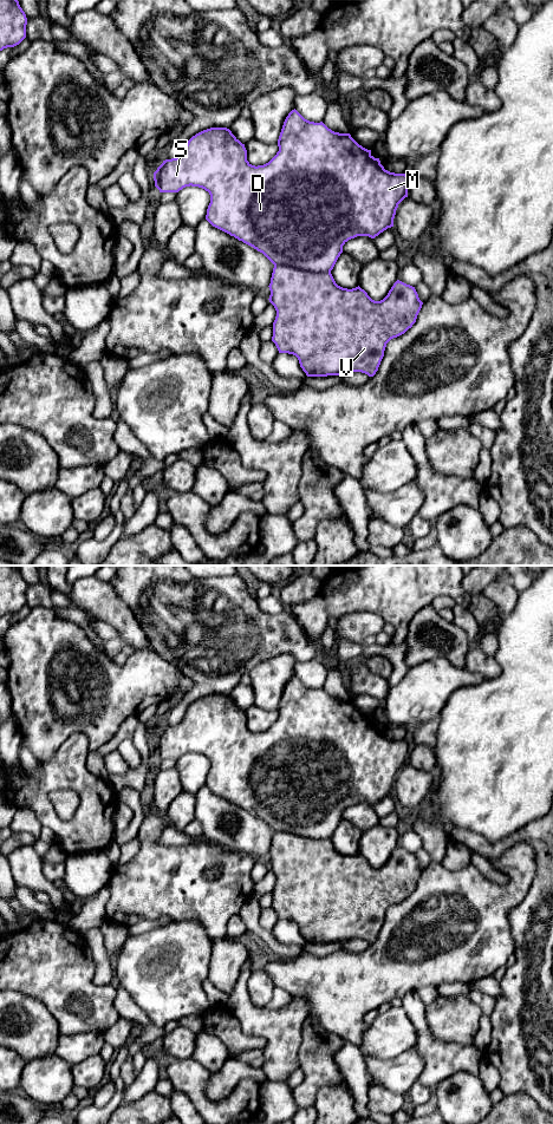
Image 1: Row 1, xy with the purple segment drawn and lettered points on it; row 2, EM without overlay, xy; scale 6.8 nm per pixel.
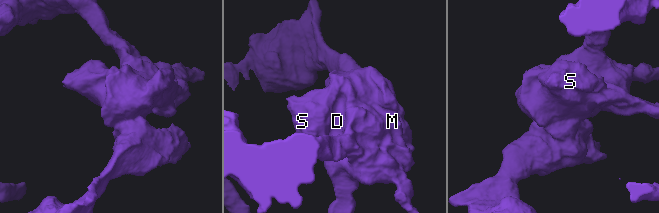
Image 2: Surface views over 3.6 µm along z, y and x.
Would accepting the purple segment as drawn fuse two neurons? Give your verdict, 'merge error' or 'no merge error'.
no merge error

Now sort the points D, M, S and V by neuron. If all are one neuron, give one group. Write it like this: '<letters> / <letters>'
D M S V

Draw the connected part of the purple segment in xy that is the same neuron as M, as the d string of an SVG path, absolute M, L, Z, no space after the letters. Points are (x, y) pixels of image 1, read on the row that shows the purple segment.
M295 109L292 110L286 117L279 139L279 151L276 155L264 165L252 165L247 161L247 150L229 129L227 128L210 128L203 130L193 136L183 152L171 159L165 159L154 172L155 187L160 192L178 192L186 187L199 187L204 189L210 195L210 203L207 209L206 220L215 228L234 236L239 241L253 247L258 251L262 253L273 264L273 273L269 283L269 302L276 311L276 316L273 322L273 336L272 341L275 344L279 353L293 354L298 358L300 367L307 377L327 377L340 375L344 377L347 373L362 372L369 377L373 377L378 371L380 361L384 357L386 344L402 334L404 334L416 322L417 315L422 308L423 302L419 300L415 287L406 285L397 280L388 295L380 300L372 300L367 293L359 286L352 289L343 288L338 286L331 274L338 257L343 253L343 246L351 238L357 236L369 236L375 238L388 228L393 227L393 218L398 204L408 197L408 189L410 181L405 174L395 174L384 169L379 158L375 158L371 155L371 150L367 150L359 145L350 133L339 133L328 129L323 122L314 123L305 119Z

